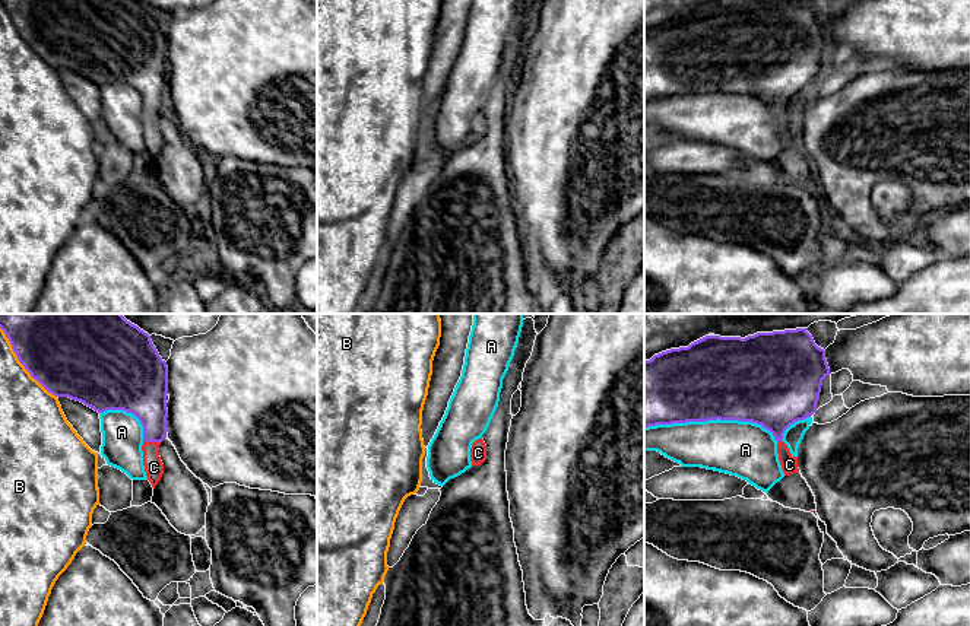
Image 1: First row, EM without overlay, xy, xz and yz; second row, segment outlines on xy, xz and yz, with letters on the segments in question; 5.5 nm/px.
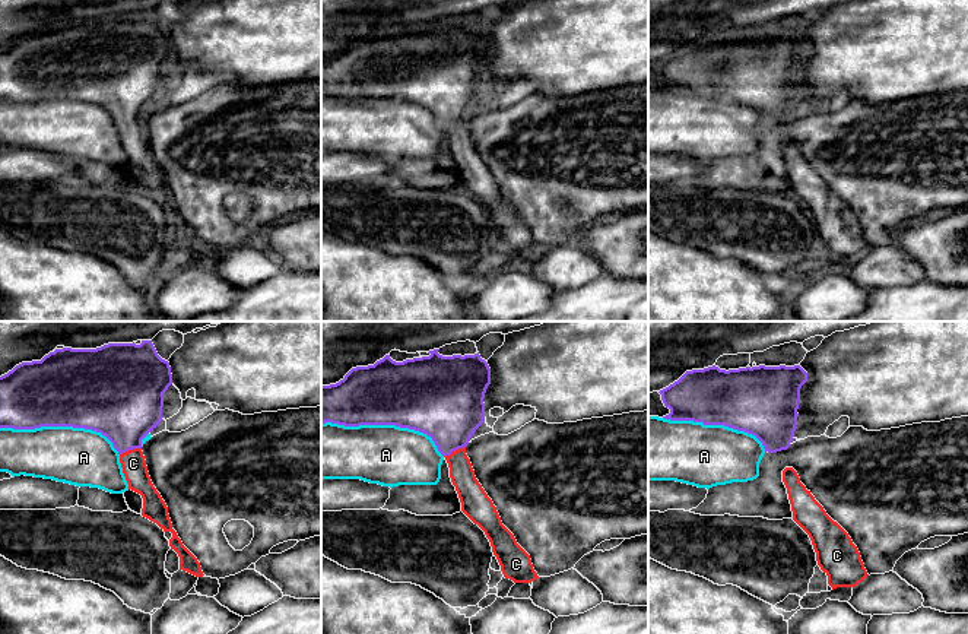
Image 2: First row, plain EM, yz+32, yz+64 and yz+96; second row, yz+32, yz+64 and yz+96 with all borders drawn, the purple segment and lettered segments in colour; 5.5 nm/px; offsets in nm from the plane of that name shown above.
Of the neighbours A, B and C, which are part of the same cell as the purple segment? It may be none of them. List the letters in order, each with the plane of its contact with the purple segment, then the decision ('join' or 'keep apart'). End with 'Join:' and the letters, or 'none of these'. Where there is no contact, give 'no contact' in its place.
A: meets purple in yz; keep apart
B: meets purple in xy; keep apart
C: meets purple in xy; join
Join: C

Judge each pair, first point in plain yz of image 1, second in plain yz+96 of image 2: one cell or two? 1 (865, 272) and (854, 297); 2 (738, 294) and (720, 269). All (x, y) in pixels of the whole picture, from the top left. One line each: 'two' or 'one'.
1: one
2: one

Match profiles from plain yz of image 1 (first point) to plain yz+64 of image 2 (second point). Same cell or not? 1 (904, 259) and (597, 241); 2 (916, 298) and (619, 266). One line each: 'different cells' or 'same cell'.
1: different cells
2: different cells

